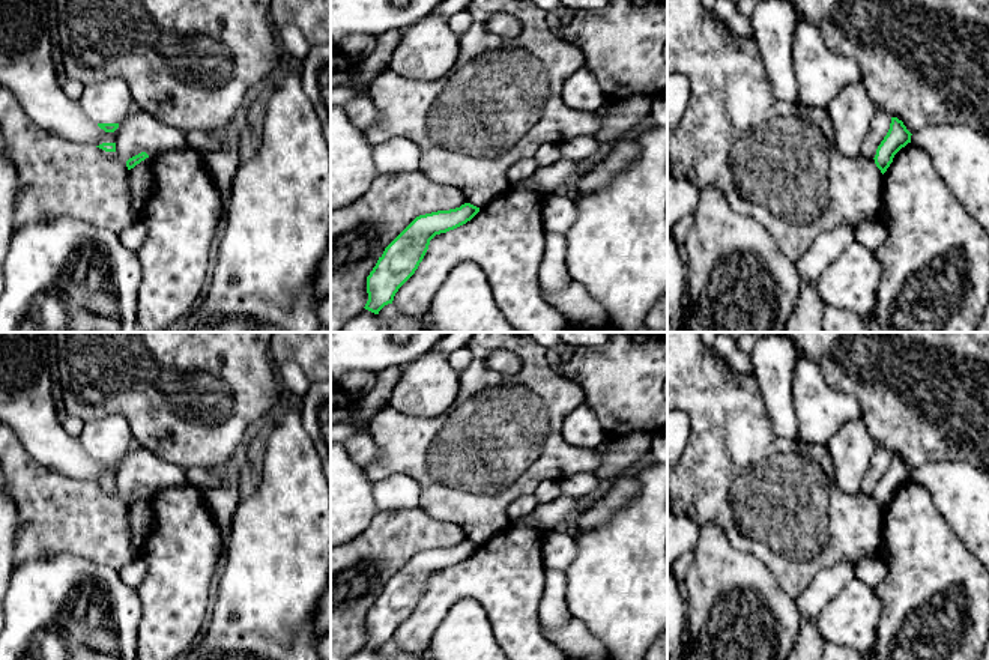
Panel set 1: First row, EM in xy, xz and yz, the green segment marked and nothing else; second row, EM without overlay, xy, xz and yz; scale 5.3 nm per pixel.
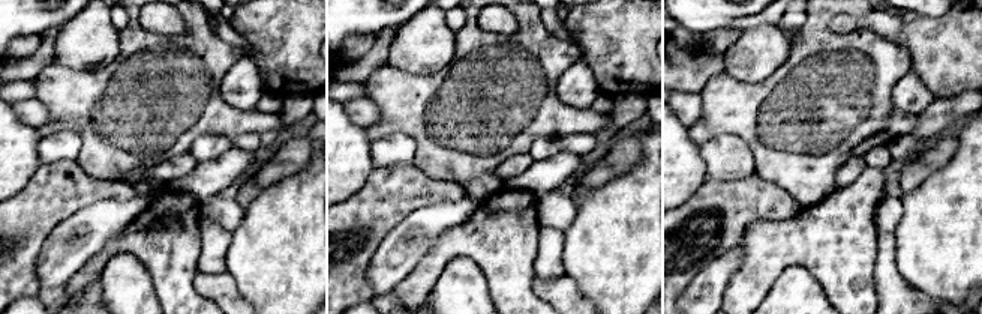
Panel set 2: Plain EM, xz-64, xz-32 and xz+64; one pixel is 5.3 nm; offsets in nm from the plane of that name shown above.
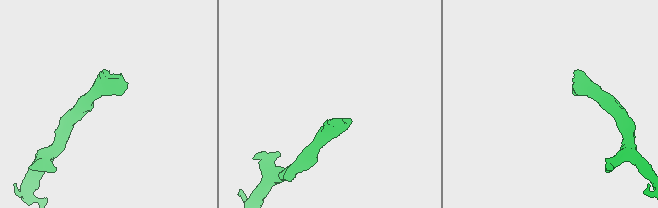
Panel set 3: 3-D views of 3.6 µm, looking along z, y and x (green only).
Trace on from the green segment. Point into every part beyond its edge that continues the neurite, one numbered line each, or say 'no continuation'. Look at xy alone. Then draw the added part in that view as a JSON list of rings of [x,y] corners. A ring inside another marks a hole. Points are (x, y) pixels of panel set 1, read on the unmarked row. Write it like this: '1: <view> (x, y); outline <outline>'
1: xy (108, 438); outline [[[108,415],[86,422],[78,439],[93,460],[120,460],[126,456],[134,436],[123,416]]]

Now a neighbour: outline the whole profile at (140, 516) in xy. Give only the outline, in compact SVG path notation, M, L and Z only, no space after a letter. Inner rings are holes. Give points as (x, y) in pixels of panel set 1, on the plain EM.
M146 495L128 510L128 522L132 532L132 553L140 556L144 541L153 523L152 495Z

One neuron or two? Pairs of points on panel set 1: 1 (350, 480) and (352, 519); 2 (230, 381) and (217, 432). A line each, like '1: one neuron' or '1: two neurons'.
1: one neuron
2: one neuron

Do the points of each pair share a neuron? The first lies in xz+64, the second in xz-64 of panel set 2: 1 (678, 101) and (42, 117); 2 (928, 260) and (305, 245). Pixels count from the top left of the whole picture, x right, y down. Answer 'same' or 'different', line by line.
1: same
2: same

